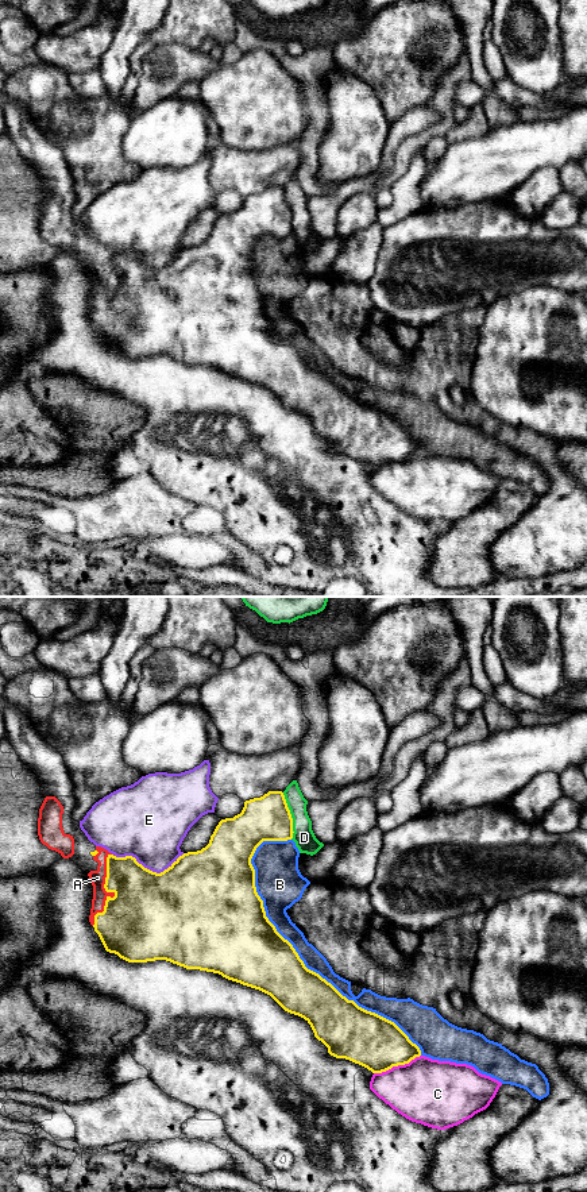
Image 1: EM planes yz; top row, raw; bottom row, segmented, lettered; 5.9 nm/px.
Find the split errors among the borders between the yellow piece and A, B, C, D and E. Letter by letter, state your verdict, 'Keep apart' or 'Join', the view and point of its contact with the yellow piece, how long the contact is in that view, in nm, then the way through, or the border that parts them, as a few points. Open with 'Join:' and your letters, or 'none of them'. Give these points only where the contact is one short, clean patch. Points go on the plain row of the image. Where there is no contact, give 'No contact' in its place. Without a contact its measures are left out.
Join: A
A: Join. Touches yellow at yz (111, 286). Shared border 440 nm
B: Keep apart. Touches yellow at yz (302, 358). Shared border 1600 nm
C: Keep apart. Touches yellow at yz (397, 461). Shared border 300 nm
D: Keep apart. Touches yellow at yz (290, 211). Shared border 280 nm
E: Keep apart. Touches yellow at yz (149, 265). Shared border 420 nm

